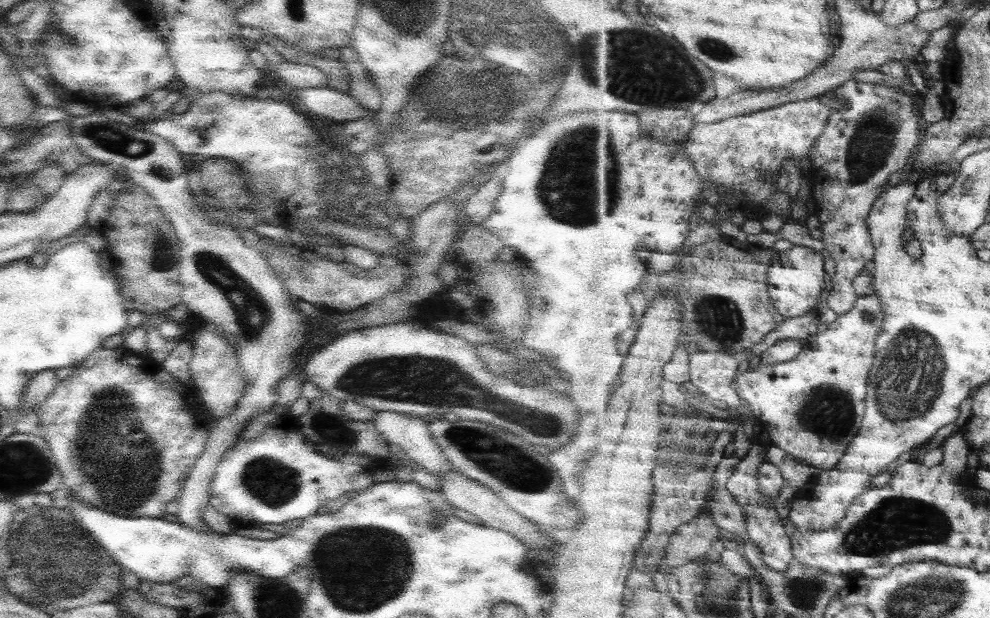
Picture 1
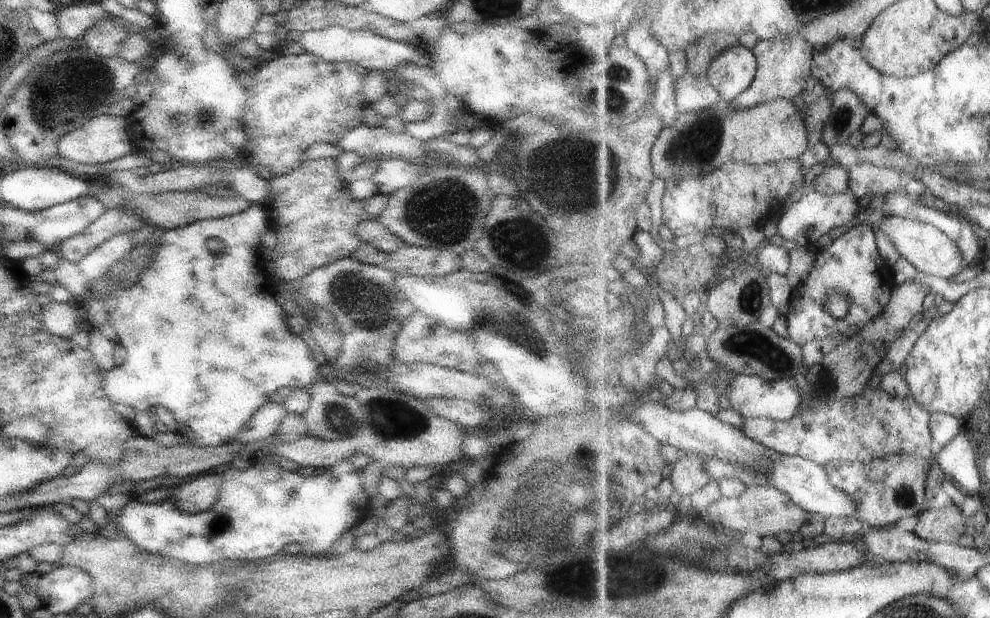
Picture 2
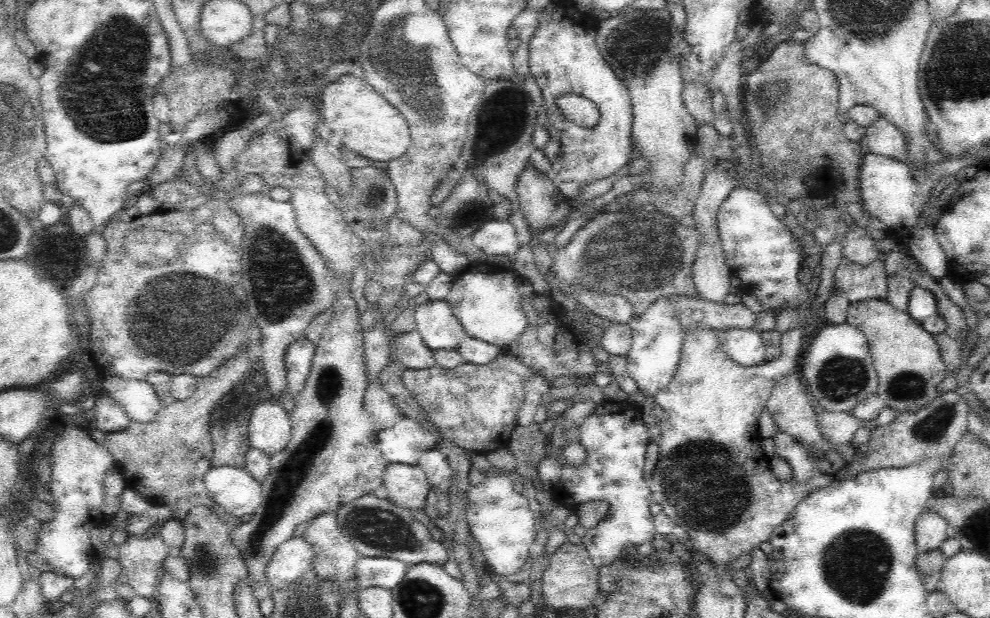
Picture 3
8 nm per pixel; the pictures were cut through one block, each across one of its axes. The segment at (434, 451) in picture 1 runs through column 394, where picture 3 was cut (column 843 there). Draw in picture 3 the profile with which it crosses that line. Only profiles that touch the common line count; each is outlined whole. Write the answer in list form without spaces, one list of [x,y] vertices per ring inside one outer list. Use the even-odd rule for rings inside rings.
[[[822,409],[817,410],[817,419],[818,428],[822,431],[824,438],[831,441],[837,448],[850,445],[856,430],[861,427],[861,420],[852,412]]]

